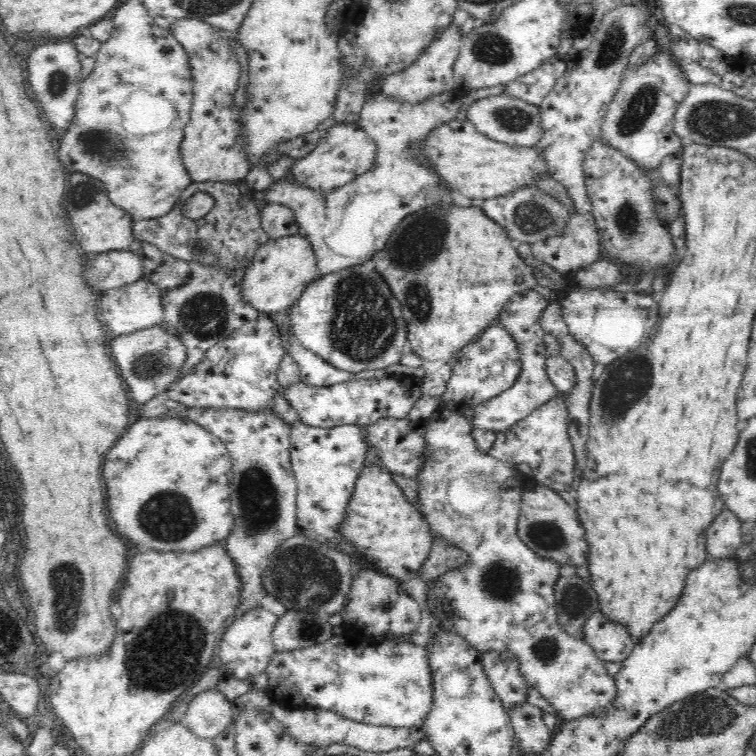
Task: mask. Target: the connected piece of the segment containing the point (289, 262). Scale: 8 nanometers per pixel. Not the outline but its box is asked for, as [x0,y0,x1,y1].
[242,236,319,314]

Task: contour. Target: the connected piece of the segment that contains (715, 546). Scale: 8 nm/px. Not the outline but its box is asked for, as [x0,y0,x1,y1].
[706,508,742,558]

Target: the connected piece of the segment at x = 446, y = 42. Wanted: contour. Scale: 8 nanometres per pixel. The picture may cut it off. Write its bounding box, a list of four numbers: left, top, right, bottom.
[381,22,463,104]

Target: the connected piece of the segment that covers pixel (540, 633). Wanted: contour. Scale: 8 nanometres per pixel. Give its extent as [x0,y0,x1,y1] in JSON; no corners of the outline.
[415,408,618,721]

